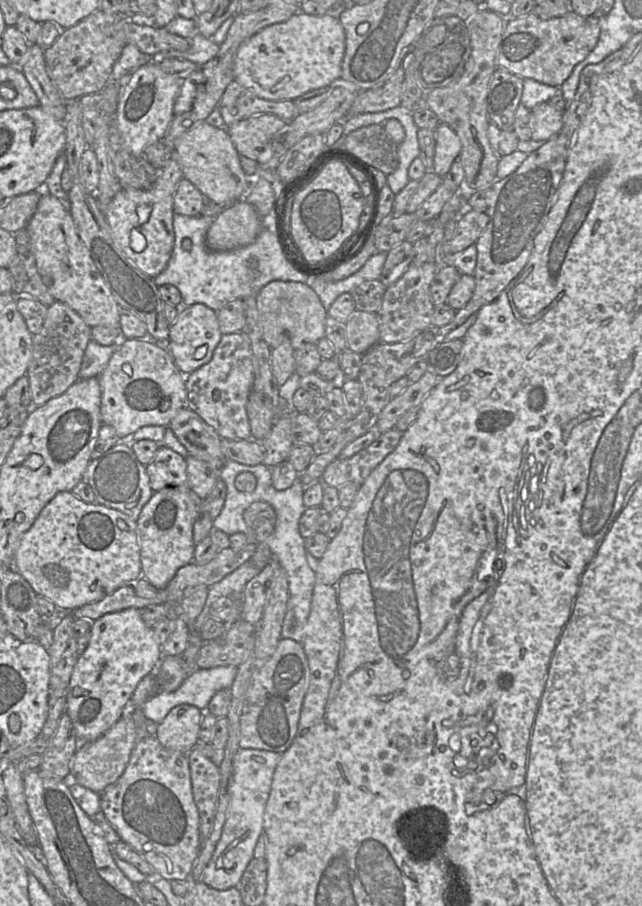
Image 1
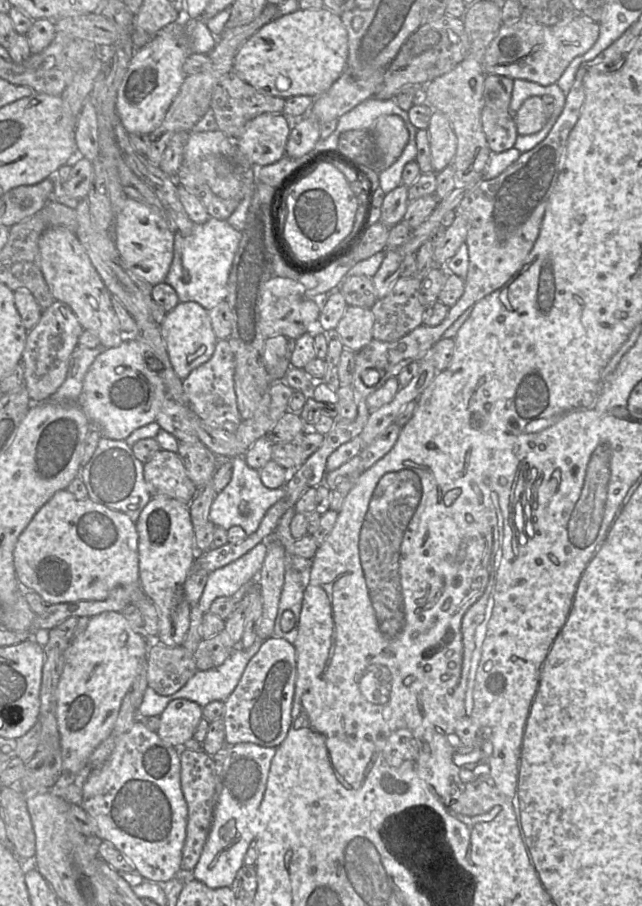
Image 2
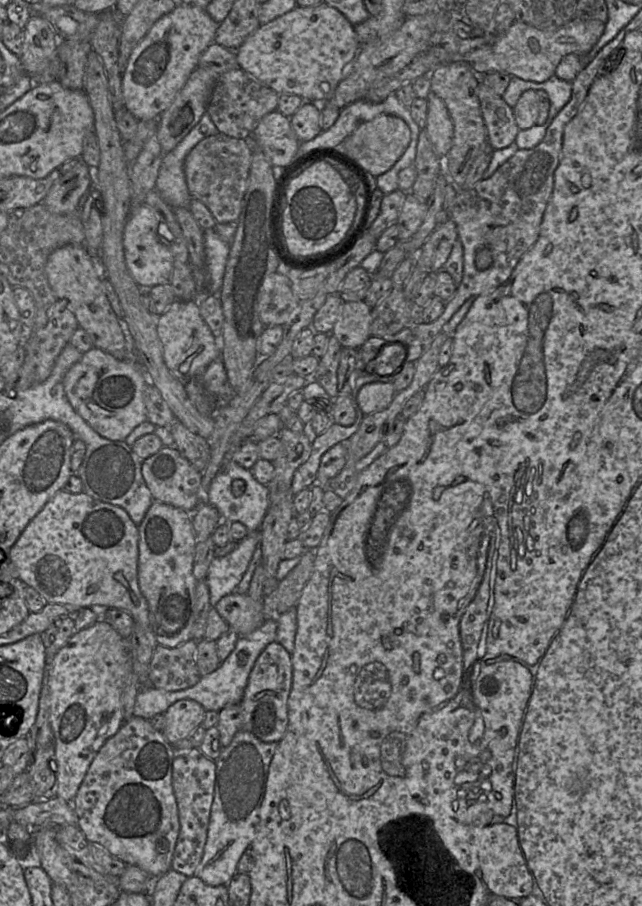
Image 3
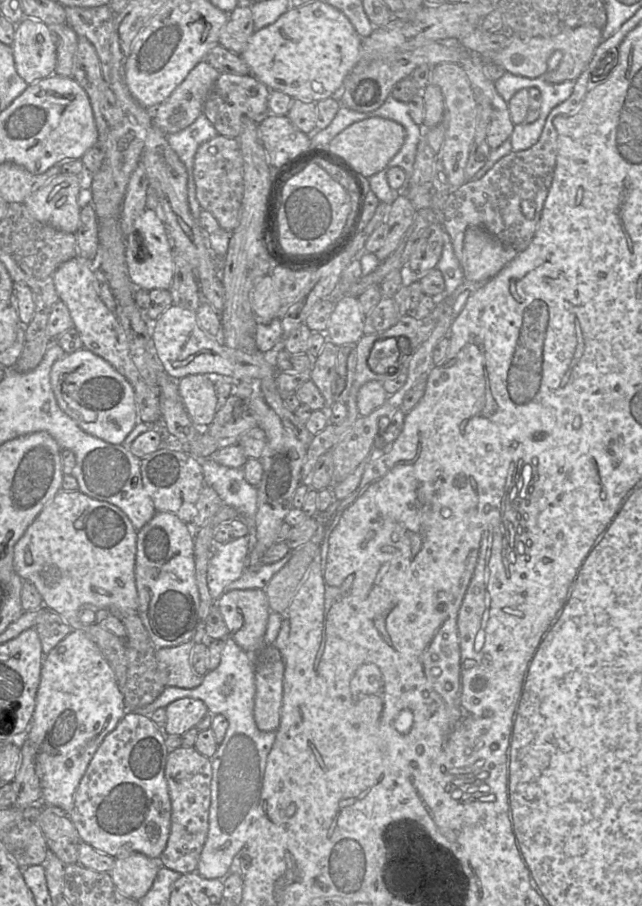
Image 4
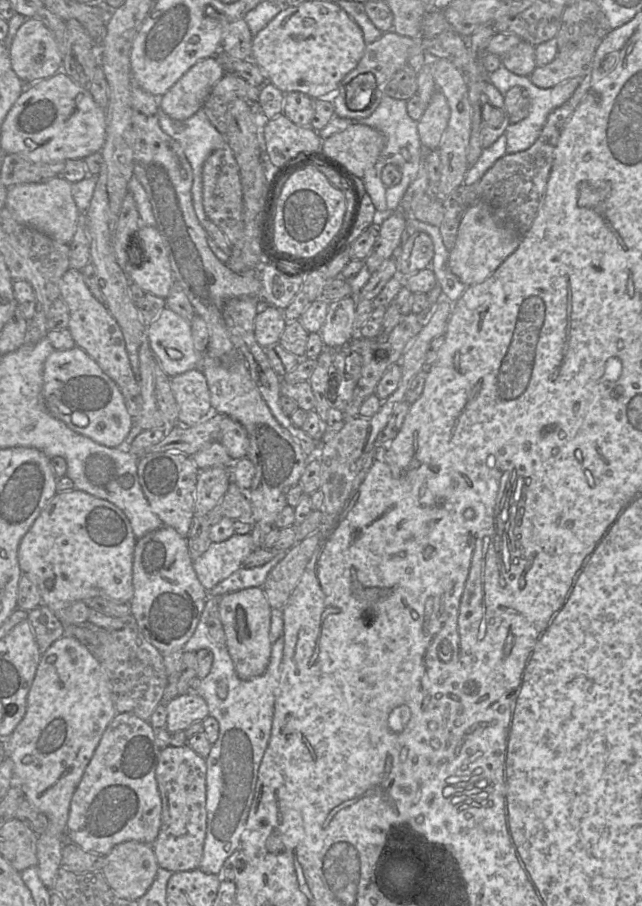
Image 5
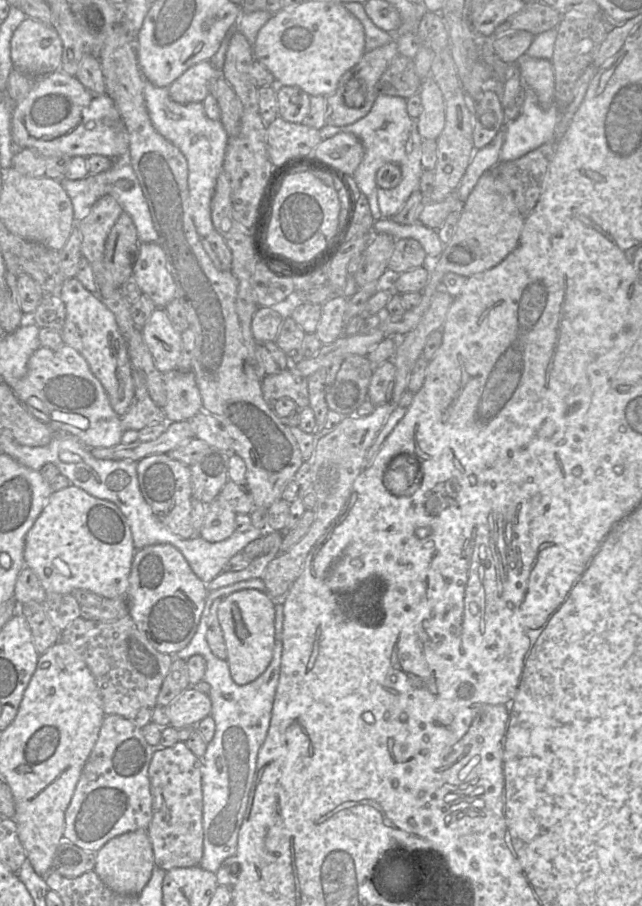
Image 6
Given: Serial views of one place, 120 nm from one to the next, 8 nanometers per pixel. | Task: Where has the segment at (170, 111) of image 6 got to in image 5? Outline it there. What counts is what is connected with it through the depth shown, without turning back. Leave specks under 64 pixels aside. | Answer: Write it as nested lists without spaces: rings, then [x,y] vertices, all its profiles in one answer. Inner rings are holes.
[[[159,108],[159,124],[161,129],[167,135],[169,135],[171,138],[173,138],[181,145],[186,158],[191,165],[193,172],[193,184],[191,189],[193,206],[200,224],[204,227],[204,223],[206,222],[208,217],[205,213],[203,206],[203,182],[202,182],[203,165],[211,153],[221,148],[224,144],[227,144],[225,136],[222,135],[211,124],[202,108],[198,110],[193,116],[183,121],[171,119]]]

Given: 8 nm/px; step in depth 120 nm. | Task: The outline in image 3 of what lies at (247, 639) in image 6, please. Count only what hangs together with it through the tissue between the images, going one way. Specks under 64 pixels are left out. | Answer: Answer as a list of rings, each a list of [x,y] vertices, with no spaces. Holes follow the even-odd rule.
[[[234,591],[223,596],[214,606],[221,617],[239,636],[250,634],[263,623],[263,601]]]

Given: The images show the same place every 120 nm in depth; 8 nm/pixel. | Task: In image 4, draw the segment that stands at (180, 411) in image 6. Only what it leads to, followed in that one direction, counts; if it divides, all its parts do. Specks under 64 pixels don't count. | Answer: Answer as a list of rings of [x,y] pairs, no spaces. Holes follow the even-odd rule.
[[[192,374],[177,381],[183,405],[198,428],[209,426],[219,408],[212,376]]]

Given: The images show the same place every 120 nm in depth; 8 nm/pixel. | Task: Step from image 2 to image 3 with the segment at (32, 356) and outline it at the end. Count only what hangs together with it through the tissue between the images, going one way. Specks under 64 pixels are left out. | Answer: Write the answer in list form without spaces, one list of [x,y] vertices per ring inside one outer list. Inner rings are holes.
[[[57,299],[48,309],[47,324],[37,331],[36,382],[41,383],[50,376],[57,357],[69,344],[73,333],[78,328],[78,322],[69,307],[69,302],[66,299]]]

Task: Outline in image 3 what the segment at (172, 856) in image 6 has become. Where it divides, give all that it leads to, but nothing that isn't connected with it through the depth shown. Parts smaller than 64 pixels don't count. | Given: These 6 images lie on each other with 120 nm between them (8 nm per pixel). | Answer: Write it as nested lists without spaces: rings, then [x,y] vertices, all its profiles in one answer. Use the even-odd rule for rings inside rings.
[[[199,748],[174,757],[172,786],[178,806],[180,831],[174,849],[171,868],[187,877],[194,875],[204,851],[216,780],[215,760],[206,757]]]

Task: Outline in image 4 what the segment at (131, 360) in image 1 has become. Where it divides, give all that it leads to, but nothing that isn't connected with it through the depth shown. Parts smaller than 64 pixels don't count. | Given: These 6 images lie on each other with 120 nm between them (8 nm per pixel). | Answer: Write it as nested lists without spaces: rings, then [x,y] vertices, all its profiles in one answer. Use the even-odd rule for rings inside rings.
[[[85,348],[57,360],[50,371],[50,382],[60,409],[96,438],[122,444],[139,421],[131,384],[106,360]]]

